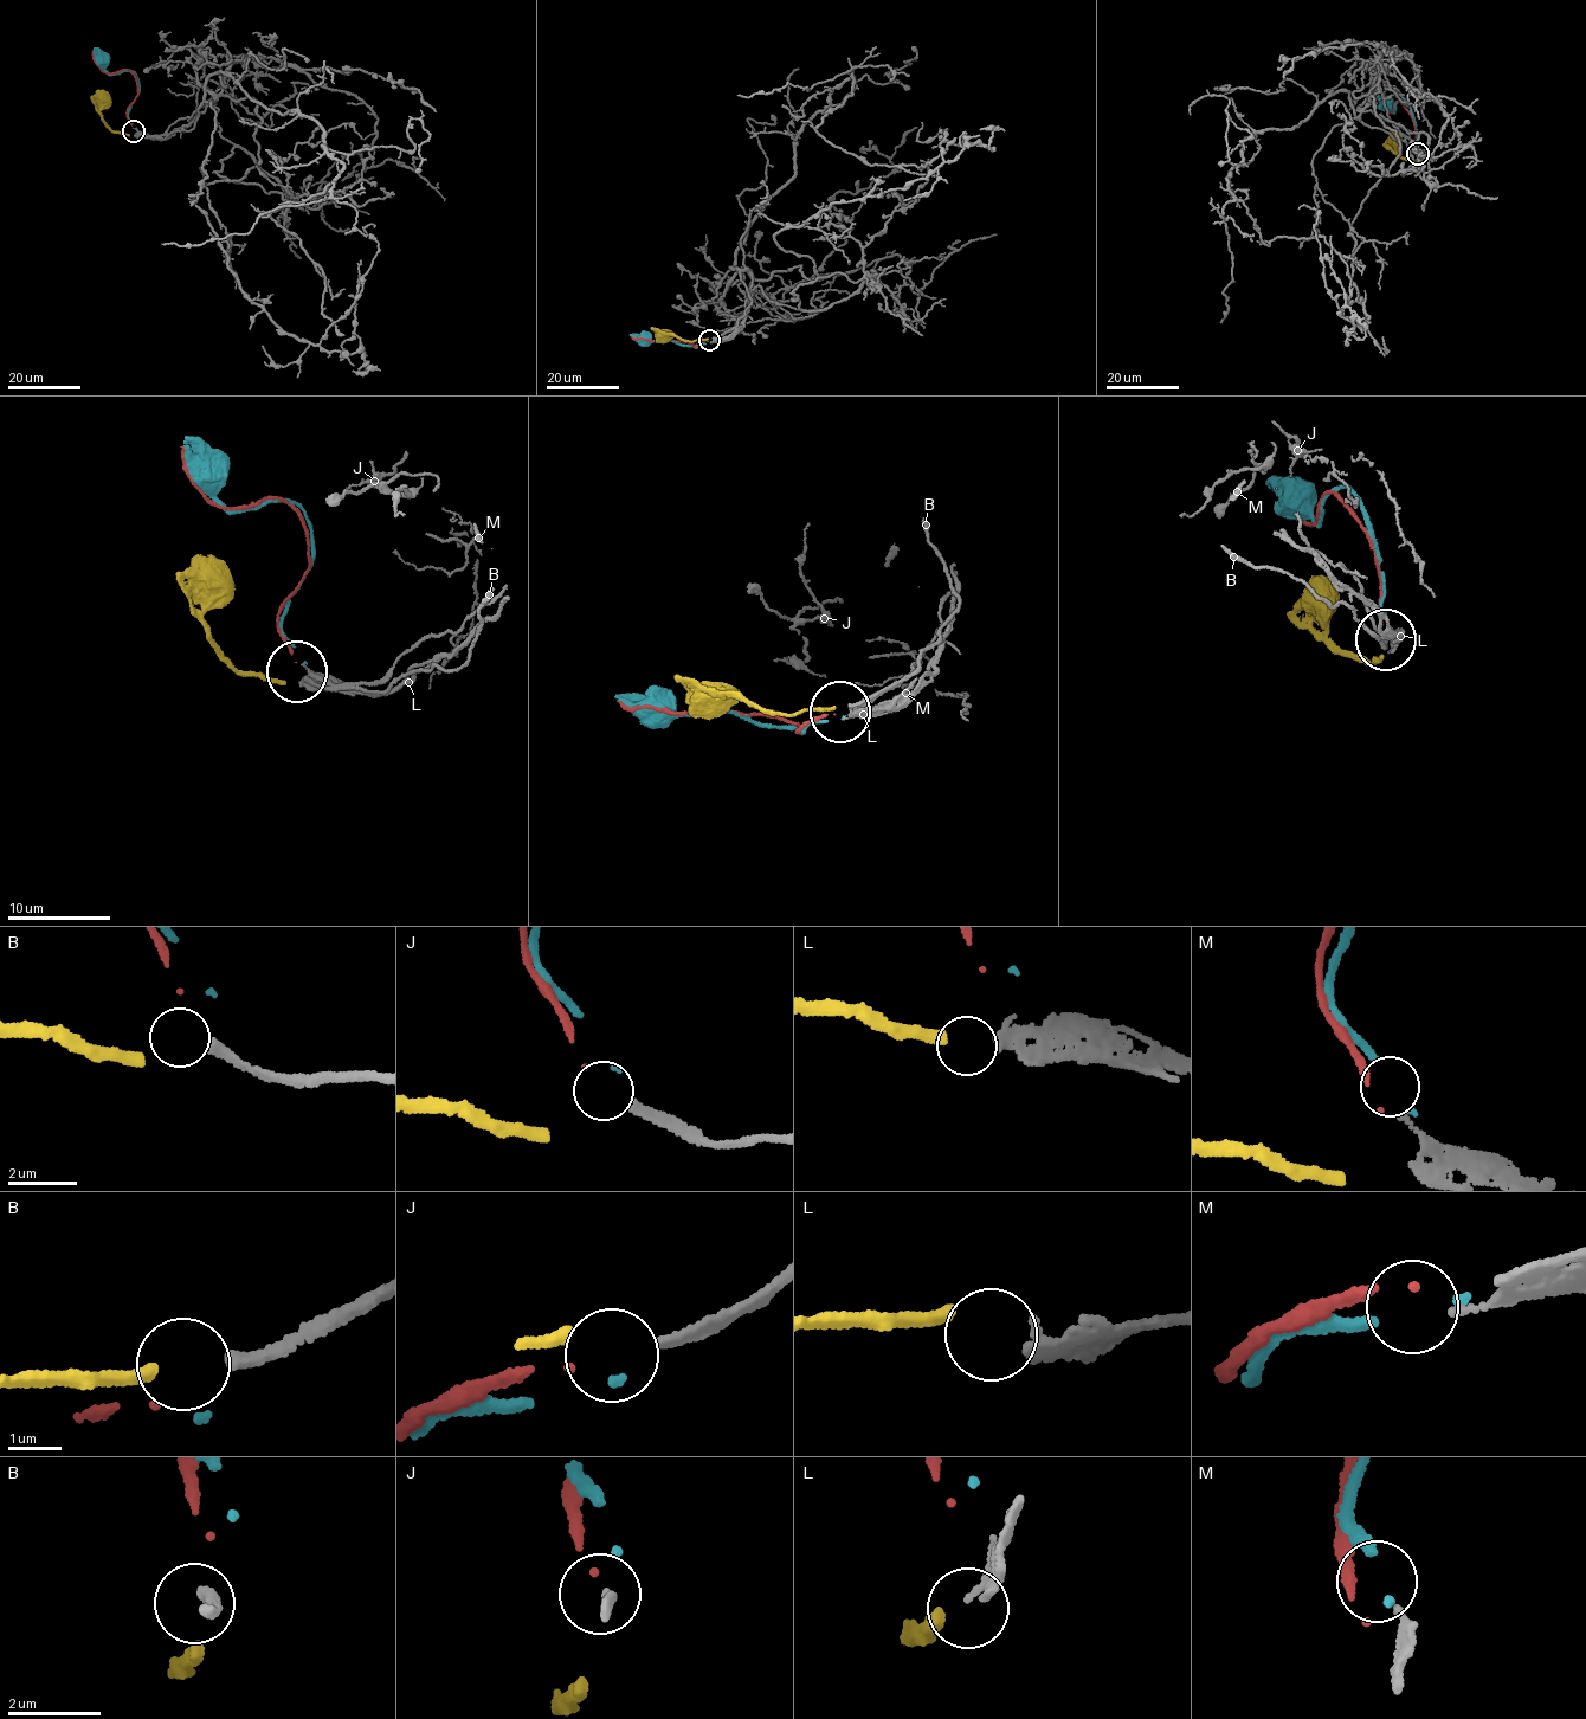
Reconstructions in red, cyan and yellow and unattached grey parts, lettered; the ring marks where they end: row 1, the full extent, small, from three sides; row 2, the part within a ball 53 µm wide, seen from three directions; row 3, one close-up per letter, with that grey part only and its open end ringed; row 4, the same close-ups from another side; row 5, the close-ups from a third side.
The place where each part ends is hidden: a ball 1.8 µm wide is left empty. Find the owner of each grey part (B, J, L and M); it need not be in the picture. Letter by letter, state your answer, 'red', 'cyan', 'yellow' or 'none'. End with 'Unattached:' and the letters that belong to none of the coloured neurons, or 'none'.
B: none
J: red
L: none
M: none
Unattached: B, L, M

